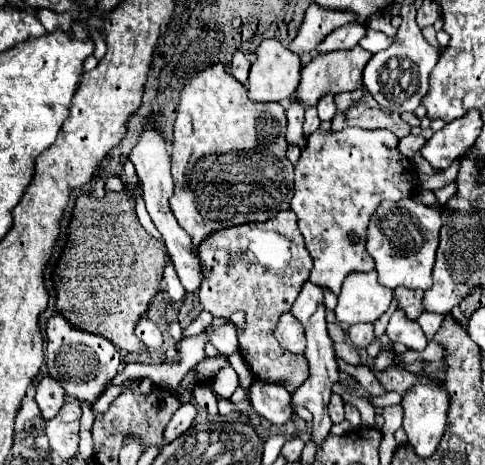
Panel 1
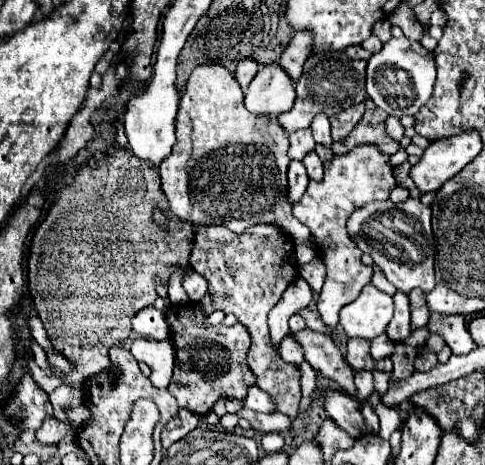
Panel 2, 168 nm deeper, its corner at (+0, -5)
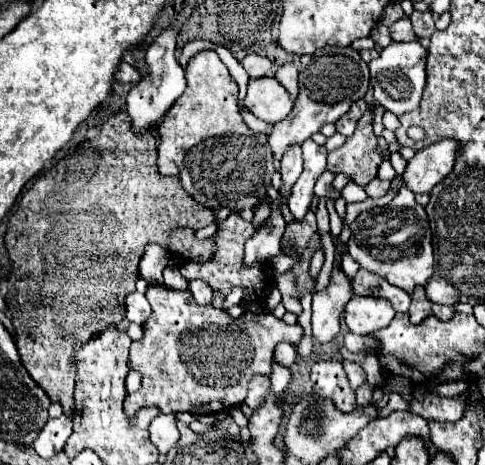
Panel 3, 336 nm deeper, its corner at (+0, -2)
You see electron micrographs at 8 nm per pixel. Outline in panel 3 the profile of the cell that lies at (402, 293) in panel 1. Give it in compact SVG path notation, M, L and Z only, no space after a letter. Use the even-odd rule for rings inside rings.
M418 286L418 288L414 290L414 294L412 294L412 304L410 304L410 310L408 310L410 322L412 322L412 324L420 324L420 322L426 320L430 314L432 314L432 302L426 298L424 288Z

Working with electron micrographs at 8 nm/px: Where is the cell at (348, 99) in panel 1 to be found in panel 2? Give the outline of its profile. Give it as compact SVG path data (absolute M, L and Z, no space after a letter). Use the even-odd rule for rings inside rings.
M358 103L358 105L352 105L350 109L342 111L340 115L332 117L330 119L330 123L332 123L332 139L334 141L344 141L350 135L350 131L354 129L354 125L358 125L362 115L364 115L364 103Z

